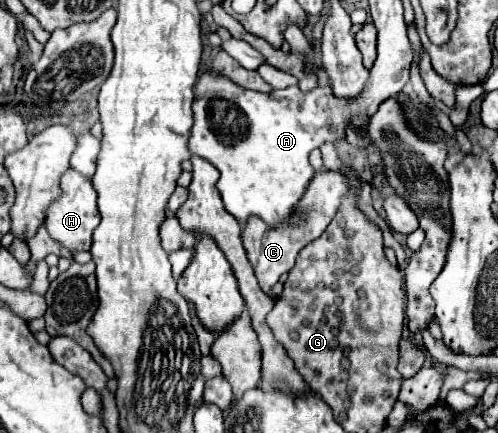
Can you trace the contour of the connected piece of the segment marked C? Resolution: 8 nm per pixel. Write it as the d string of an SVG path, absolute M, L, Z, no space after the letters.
M327 171L327 173L317 173L307 187L303 199L299 201L295 213L287 223L283 223L279 229L269 229L261 219L251 217L245 227L243 227L243 245L247 249L247 257L255 269L255 277L259 281L259 287L265 295L275 299L273 295L273 285L279 281L279 277L295 265L295 259L299 251L313 239L317 239L325 227L331 223L331 219L337 213L337 207L341 203L341 197L347 193L347 179L339 175L339 171Z

